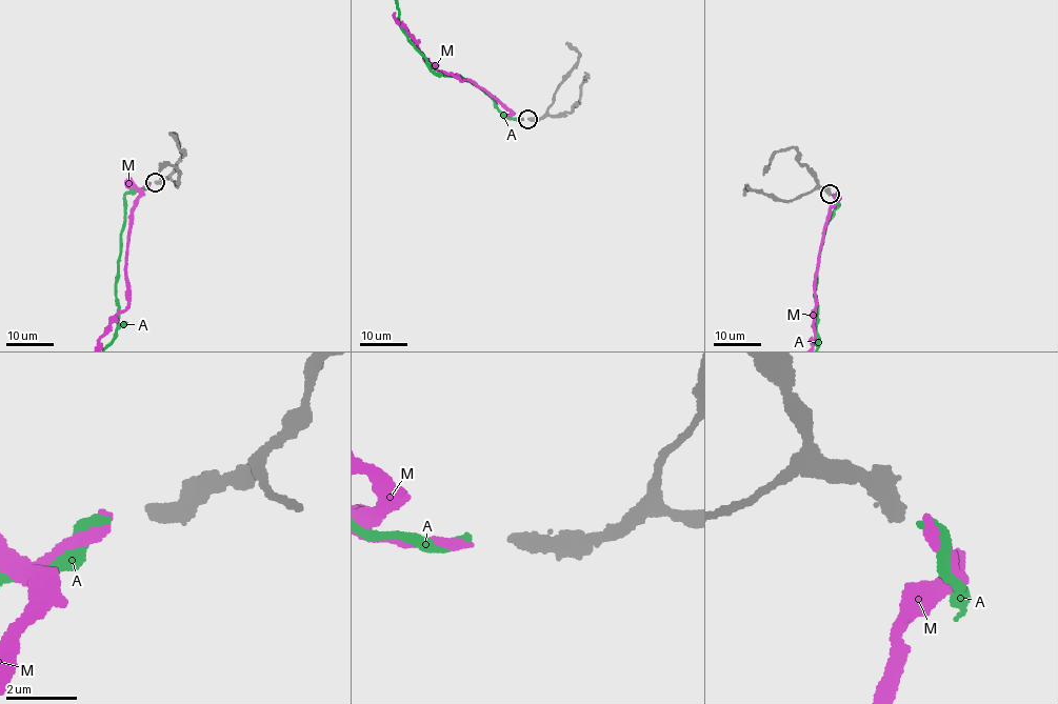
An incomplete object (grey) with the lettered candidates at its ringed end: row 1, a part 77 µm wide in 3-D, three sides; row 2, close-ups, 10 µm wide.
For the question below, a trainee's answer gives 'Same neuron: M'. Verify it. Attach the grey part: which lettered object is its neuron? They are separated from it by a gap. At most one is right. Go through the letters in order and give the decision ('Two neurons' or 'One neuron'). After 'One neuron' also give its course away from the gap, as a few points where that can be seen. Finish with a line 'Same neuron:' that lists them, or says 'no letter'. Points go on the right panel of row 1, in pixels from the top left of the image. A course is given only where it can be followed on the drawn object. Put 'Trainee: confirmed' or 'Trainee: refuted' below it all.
A: Two neurons
M: One neuron
Same neuron: M
Trainee: confirmed

